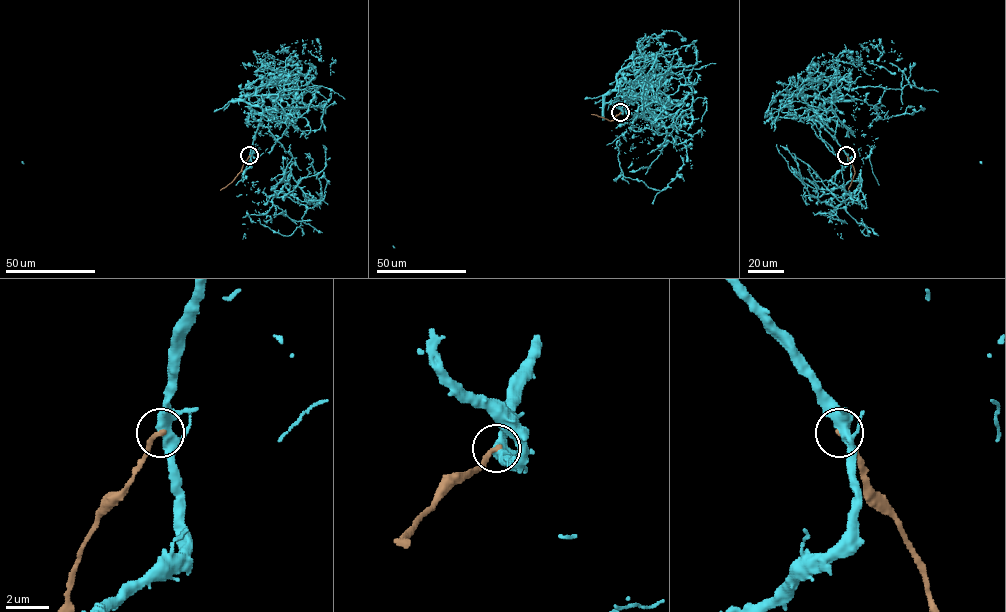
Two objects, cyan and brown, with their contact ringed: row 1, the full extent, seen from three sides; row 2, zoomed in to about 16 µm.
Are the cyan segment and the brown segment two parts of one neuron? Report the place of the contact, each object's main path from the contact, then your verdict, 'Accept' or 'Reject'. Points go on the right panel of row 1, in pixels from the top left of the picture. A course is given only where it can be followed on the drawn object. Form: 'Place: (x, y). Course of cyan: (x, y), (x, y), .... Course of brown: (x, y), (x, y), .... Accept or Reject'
Place: (846, 155). Course of cyan: (846, 155), (814, 112), (826, 120), (843, 120), (850, 128), (847, 135), (864, 134), (879, 184), (980, 161). Course of brown: (846, 156), (854, 171), (848, 190). Reject

